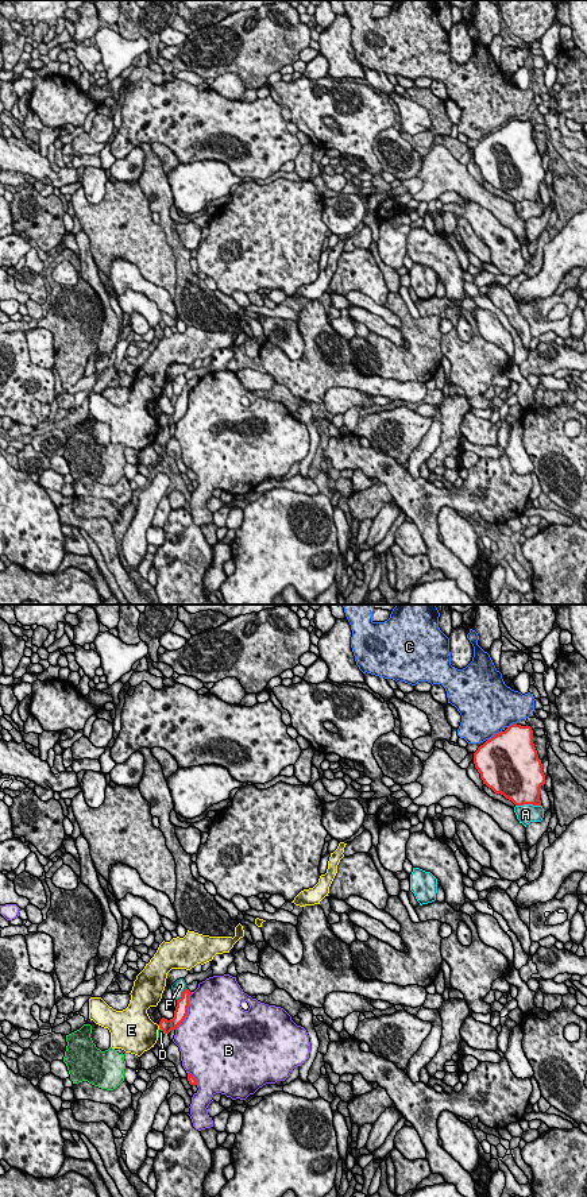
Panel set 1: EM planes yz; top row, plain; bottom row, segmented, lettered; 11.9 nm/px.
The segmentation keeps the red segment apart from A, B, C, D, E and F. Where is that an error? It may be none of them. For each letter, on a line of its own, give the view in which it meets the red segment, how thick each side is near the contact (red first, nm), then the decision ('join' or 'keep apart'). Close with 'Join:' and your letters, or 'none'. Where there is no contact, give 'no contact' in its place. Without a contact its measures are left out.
A: contact in yz; calibres 460 and 220 nm; keep apart
B: contact in yz; calibres 160 and 480 nm; keep apart
C: contact in yz; calibres 500 and 500 nm; keep apart
D: contact in yz; calibres 160 and 70 nm; keep apart
E: contact in yz; calibres 160 and 440 nm; keep apart
F: contact in yz; calibres 160 and 160 nm; keep apart
Join: none

